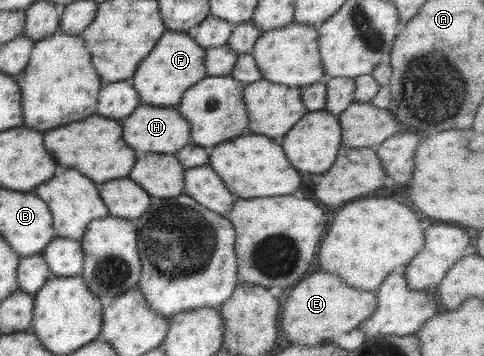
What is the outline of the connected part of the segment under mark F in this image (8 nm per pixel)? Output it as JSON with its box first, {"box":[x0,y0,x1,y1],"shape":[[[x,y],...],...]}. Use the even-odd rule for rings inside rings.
{"box":[133,30,208,108],"shape":[[[166,30],[154,49],[141,61],[133,76],[133,86],[143,105],[174,108],[183,93],[196,82],[208,76],[205,66],[206,48],[199,46],[192,33]]]}

